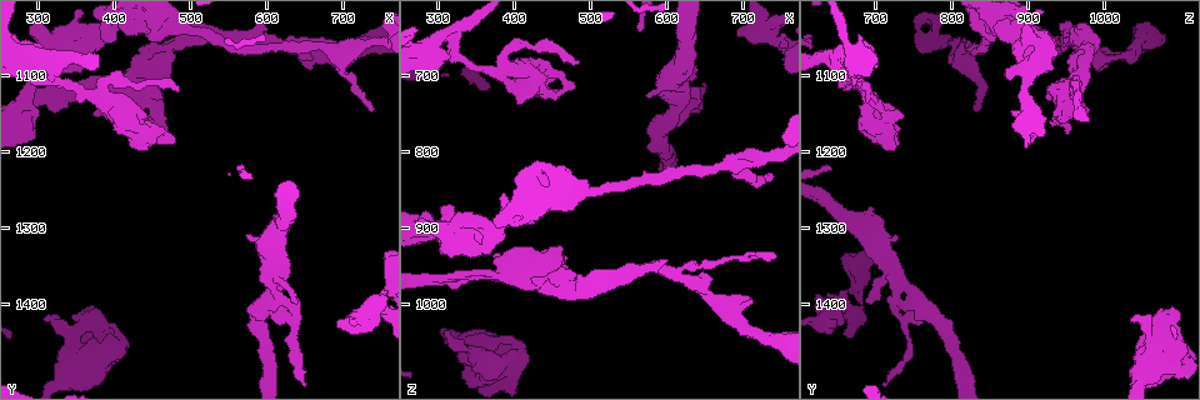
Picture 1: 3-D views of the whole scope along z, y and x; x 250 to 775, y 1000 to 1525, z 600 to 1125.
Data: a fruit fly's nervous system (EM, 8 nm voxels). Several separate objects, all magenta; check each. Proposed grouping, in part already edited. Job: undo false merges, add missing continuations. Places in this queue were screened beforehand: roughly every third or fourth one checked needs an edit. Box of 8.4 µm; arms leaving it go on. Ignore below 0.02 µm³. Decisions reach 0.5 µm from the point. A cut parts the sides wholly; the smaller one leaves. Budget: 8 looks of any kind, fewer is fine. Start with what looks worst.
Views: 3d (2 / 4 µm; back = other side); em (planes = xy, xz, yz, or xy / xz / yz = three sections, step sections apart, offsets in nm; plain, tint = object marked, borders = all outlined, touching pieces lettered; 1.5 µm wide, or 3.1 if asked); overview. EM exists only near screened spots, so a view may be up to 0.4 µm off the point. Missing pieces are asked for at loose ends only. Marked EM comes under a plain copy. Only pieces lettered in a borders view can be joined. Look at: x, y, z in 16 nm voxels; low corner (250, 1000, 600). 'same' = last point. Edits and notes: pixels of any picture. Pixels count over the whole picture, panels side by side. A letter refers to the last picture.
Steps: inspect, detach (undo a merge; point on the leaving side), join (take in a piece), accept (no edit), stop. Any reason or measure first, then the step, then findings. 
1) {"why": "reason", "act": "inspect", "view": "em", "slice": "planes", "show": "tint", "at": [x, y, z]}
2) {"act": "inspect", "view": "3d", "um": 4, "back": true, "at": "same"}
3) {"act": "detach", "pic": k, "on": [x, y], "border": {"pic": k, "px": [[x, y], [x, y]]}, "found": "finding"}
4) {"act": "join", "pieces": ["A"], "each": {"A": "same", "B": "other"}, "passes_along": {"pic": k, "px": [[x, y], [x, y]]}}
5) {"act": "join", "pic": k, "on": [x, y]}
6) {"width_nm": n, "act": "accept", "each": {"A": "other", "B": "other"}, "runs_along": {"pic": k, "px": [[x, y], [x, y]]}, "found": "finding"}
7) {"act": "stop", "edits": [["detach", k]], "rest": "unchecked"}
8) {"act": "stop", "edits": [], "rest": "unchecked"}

{"why": "thin end", "act": "inspect", "view": "em", "slice": "xz", "step": 4, "show": "tint", "at": [485, 1120, 680]}

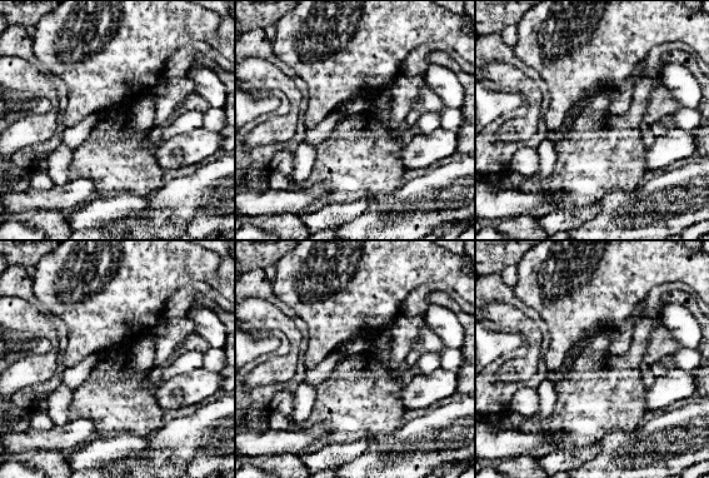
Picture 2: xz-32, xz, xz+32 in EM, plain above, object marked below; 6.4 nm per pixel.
{"why": "cut it another way", "act": "inspect", "view": "em", "slice": "planes", "show": "borders", "at": "same"}

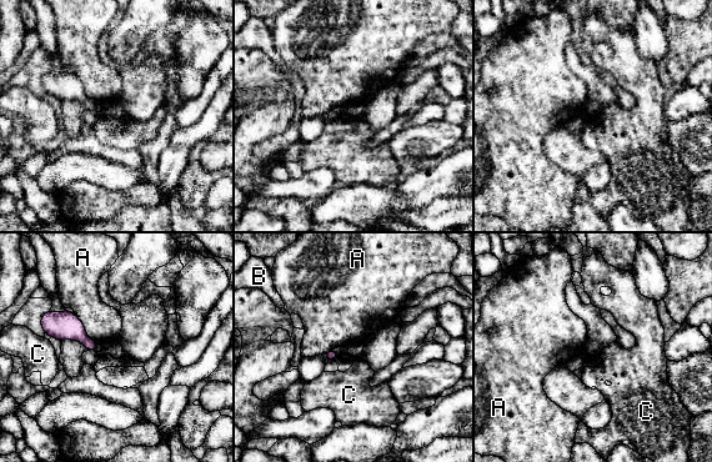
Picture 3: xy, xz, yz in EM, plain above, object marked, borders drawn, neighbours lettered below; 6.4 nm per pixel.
{"act": "accept", "each": {"A": "other", "B": "other", "C": "other"}, "border": {"pic": 3, "px": [[74, 314], [85, 334], [98, 342]]}, "found": "no lettered piece goes on from it"}

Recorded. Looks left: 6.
{"why": "branch stops here", "act": "inspect", "view": "em", "slice": "planes", "show": "borders", "at": [735, 1150, 830]}

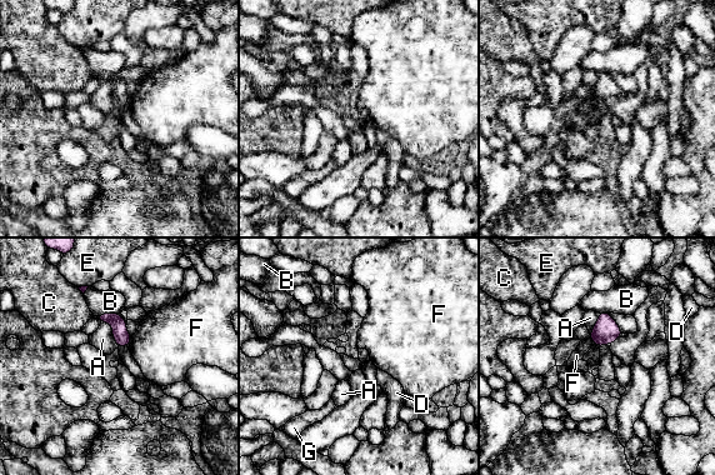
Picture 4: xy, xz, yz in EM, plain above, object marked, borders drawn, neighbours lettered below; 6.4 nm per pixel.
{"act": "accept", "each": {"A": "other", "B": "other", "C": "other", "D": "other", "E": "other", "F": "other", "G": "other"}, "border": {"pic": 4, "px": [[101, 321], [110, 324], [118, 348]]}, "found": "none of them fits"}

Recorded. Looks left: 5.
{"why": "abrupt turn", "act": "inspect", "view": "3d", "um": 4, "at": [360, 1120, 685]}

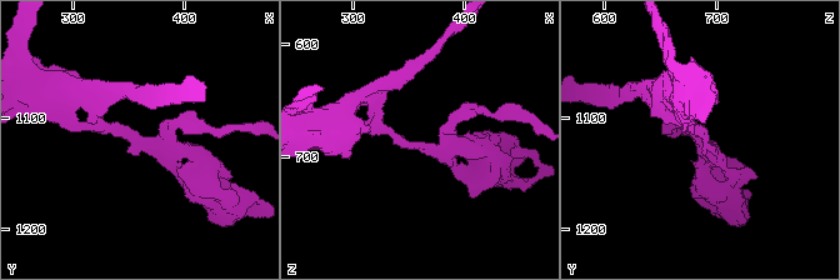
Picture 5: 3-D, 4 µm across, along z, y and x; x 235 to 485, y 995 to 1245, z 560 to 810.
{"act": "inspect", "view": "em", "slice": "planes", "show": "borders", "at": [364, 1120, 686]}

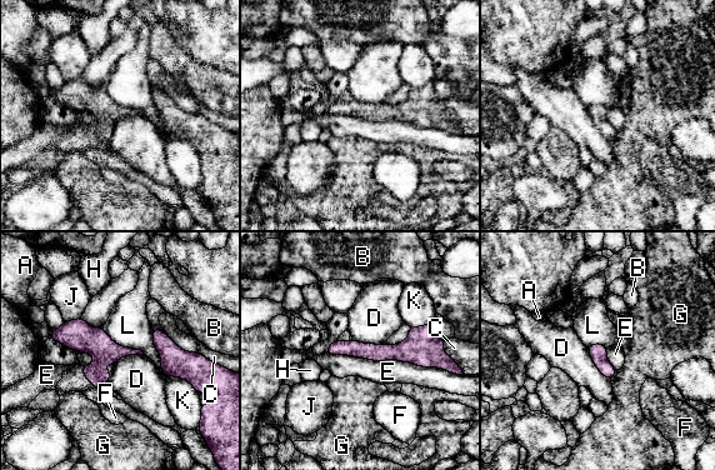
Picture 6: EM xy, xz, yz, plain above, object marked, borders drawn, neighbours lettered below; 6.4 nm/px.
{"act": "accept", "each": {"A": "other", "B": "other", "C": "other", "D": "other", "E": "other", "F": "other", "G": "other", "H": "other", "J": "other", "K": "other", "L": "other"}, "border": {"pic": 6, "px": [[586, 348], [595, 366], [610, 380]]}, "found": "continuous, no second neuron"}

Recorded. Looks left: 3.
{"act": "stop", "edits": [], "rest": "unchecked"}

